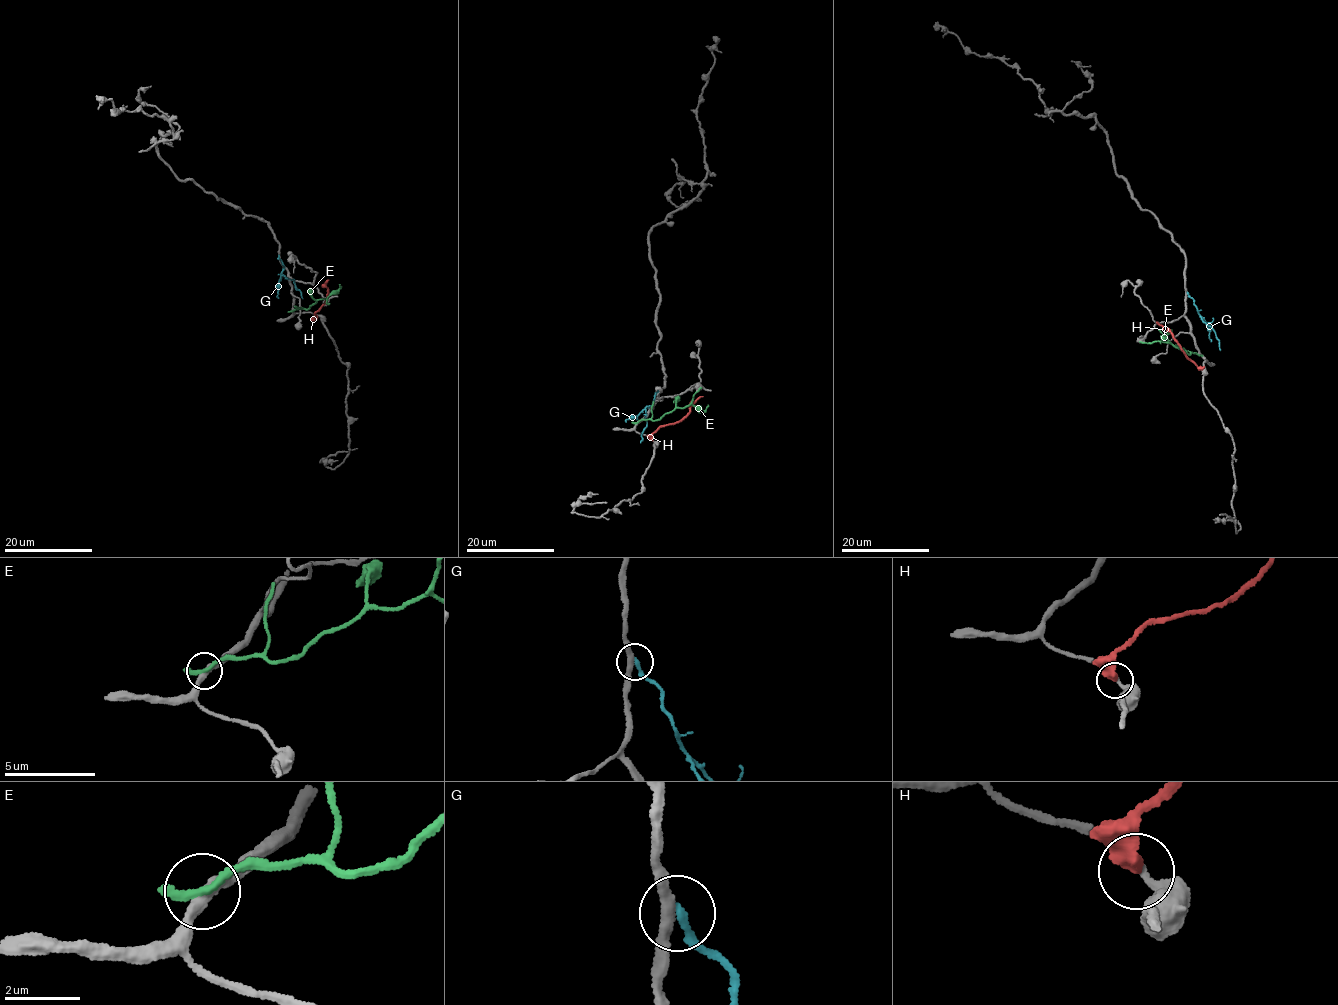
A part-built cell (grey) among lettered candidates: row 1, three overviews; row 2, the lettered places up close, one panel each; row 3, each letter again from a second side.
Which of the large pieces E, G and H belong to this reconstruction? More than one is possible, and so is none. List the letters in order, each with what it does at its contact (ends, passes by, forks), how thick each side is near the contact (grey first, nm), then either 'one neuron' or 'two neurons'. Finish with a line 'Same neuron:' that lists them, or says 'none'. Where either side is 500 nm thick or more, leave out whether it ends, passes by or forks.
E: it ends | 320/280 nm | two neurons
G: it ends | 280/240 nm | two neurons
H: it ends | 220/440 nm | two neurons
Same neuron: none

